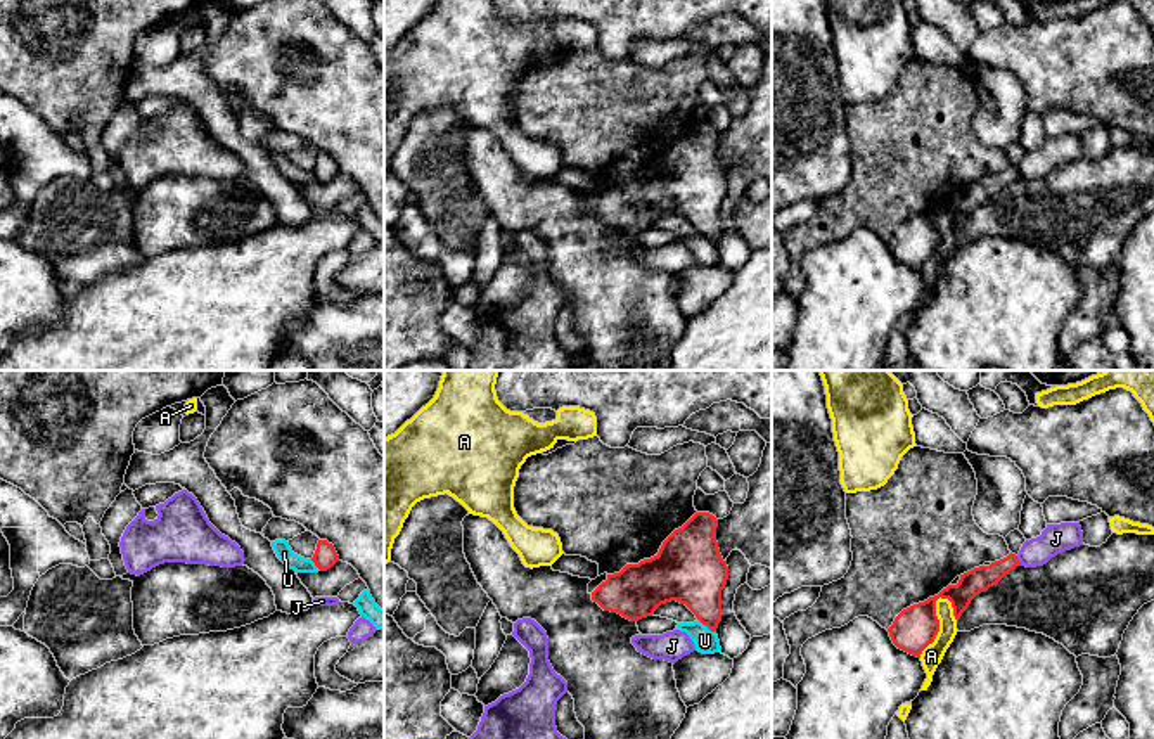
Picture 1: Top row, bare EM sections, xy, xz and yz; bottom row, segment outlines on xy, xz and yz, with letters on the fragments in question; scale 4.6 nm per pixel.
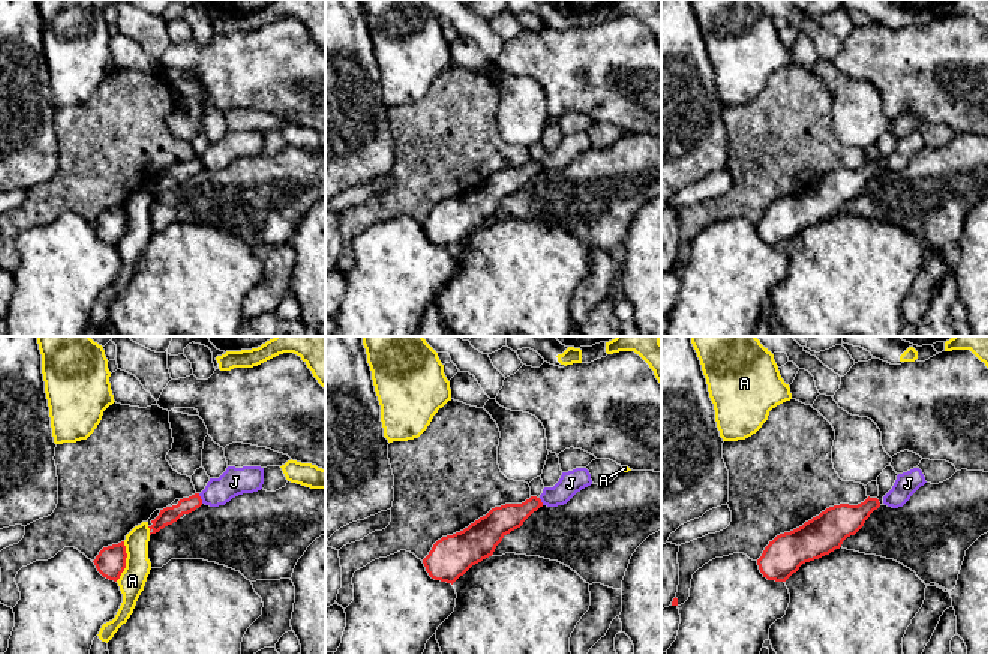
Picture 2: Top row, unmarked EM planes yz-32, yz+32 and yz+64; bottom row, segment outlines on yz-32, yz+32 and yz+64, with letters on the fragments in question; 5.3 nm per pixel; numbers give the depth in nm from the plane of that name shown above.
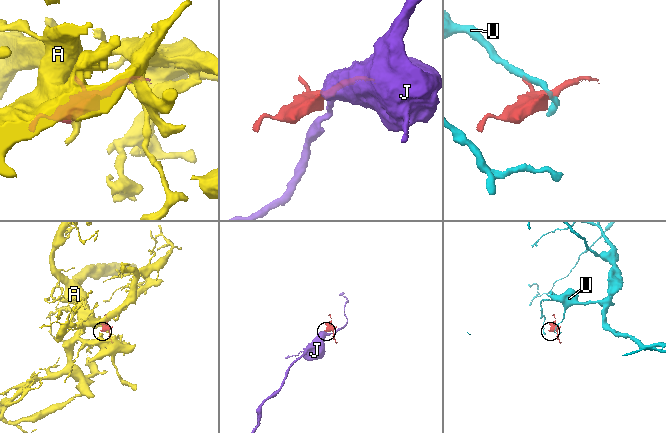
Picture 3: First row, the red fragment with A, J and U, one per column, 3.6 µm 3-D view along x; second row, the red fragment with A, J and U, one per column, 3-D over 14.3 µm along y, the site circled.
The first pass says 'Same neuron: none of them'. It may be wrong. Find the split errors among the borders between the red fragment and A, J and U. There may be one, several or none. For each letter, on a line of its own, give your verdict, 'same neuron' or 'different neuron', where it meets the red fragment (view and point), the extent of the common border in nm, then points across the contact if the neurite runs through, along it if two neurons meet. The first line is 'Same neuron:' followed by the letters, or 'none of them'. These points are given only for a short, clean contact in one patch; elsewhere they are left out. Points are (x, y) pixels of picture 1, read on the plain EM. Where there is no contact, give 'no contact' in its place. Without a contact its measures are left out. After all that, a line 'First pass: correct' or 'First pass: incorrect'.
Same neuron: A
A: same neuron; meets red in yz at (938, 236); contact 300 nm long
J: different neuron; meets red in yz at (1018, 173); contact 50 nm long; border along yz (1016, 168), (1021, 177)
U: different neuron; meets red in xz at (708, 239); contact 100 nm long; border along xz (699, 232), (715, 244)
First pass: incorrect

